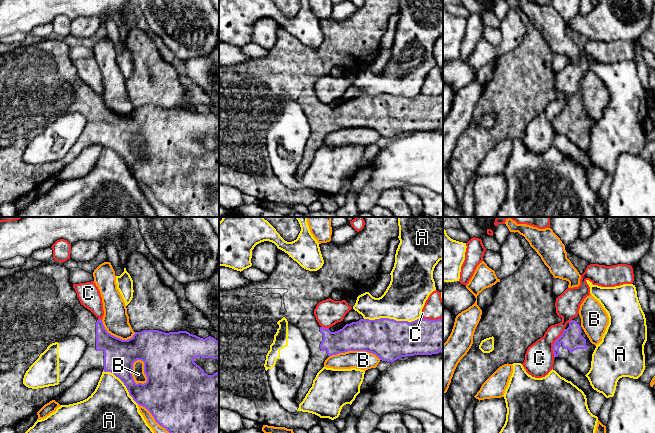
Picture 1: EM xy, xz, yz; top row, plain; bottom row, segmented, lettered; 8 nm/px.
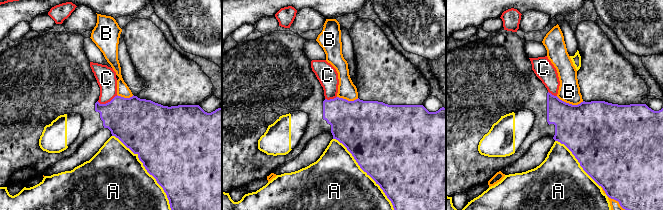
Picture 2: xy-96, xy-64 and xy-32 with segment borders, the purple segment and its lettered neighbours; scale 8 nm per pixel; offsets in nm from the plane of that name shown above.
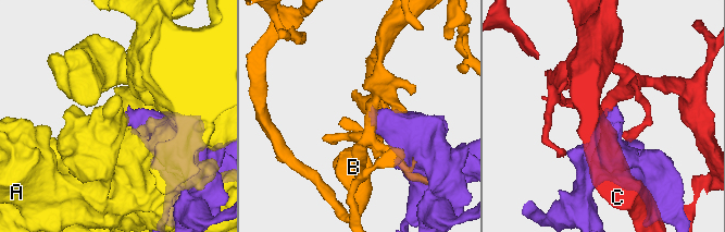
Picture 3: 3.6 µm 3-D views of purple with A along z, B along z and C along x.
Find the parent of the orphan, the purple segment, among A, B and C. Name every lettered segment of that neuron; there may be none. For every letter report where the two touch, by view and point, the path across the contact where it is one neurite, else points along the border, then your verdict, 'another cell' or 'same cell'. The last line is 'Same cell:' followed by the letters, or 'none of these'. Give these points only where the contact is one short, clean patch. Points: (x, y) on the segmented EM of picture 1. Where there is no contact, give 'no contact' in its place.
A: meets purple in xz at (392, 319); another cell
B: meets purple in xy at (144, 370); another cell
C: meets purple in yz at (554, 343); another cell
Same cell: none of these

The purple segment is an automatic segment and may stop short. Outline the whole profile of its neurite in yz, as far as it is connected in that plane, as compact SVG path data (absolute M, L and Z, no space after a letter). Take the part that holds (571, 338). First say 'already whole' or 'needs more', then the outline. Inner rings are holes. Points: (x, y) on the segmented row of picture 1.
needs more | M579 314L567 323L561 336L553 344L554 357L565 359L578 373L586 375L591 368L592 354L596 346L592 344L581 327Z

